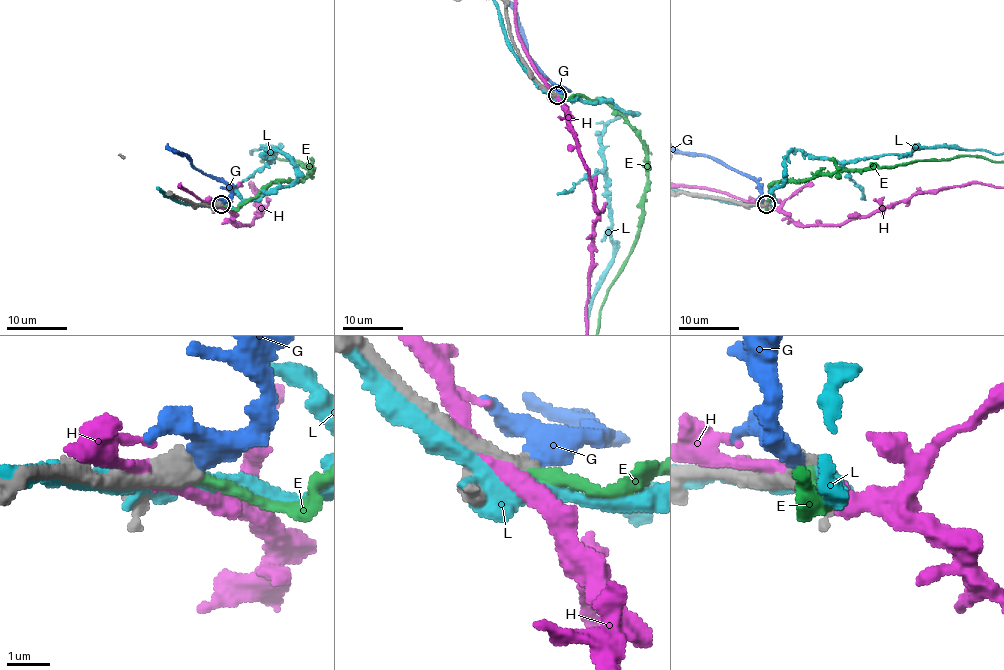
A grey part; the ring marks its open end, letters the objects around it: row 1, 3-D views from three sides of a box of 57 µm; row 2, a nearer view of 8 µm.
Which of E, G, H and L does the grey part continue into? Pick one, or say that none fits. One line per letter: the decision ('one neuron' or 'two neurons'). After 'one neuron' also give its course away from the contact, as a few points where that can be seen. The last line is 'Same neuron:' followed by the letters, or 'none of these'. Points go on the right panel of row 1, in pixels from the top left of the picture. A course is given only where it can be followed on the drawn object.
E: one neuron
G: two neurons
H: two neurons
L: two neurons
Same neuron: E

